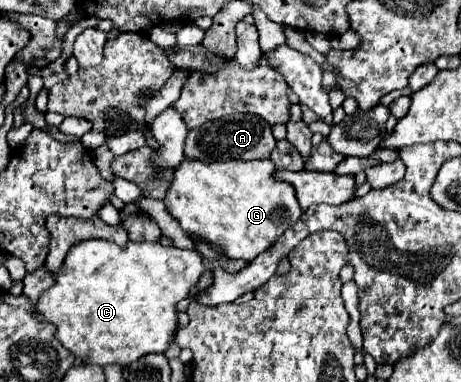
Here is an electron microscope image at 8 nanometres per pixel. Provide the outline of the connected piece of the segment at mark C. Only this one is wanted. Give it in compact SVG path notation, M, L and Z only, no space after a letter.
M88 239L88 241L80 241L80 243L74 243L62 263L62 269L60 273L56 275L54 279L54 285L50 289L46 289L38 303L34 305L34 315L36 317L42 317L46 319L48 323L52 323L56 327L56 339L78 359L78 361L84 361L84 363L96 363L96 365L108 365L108 363L118 363L118 365L130 365L134 363L136 359L140 359L142 355L148 355L148 353L164 353L168 349L168 341L172 339L176 327L178 327L178 315L176 315L176 303L186 299L188 297L188 291L190 287L194 287L200 279L204 271L204 263L202 263L202 257L198 251L186 251L186 249L178 249L178 247L164 247L160 243L146 243L146 241L128 241L126 247L118 247L116 243L110 243L110 241L100 241L100 239Z

